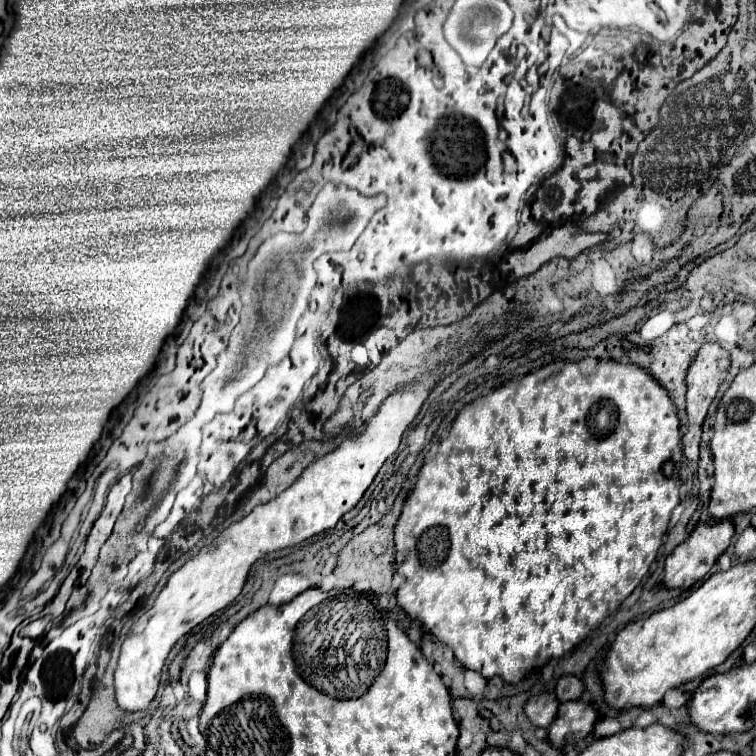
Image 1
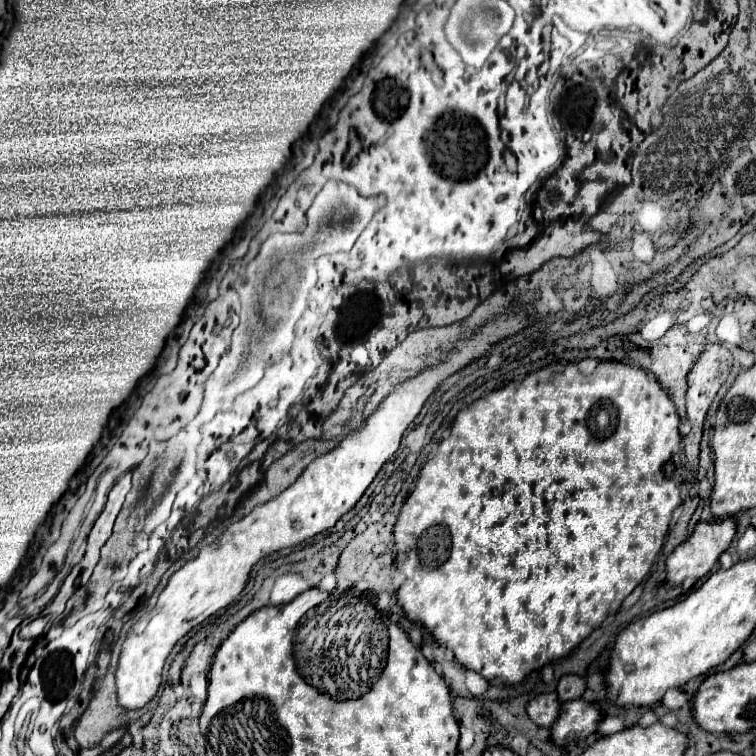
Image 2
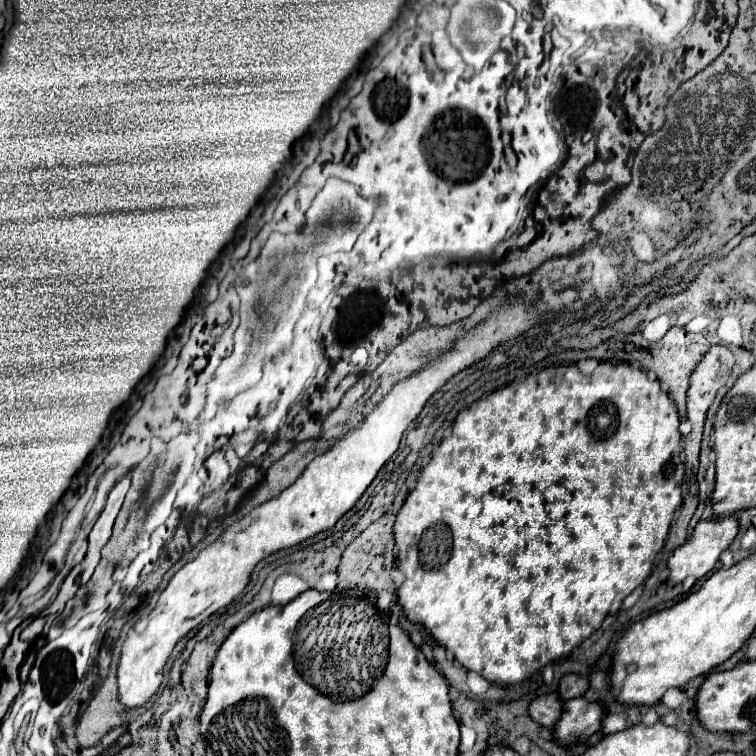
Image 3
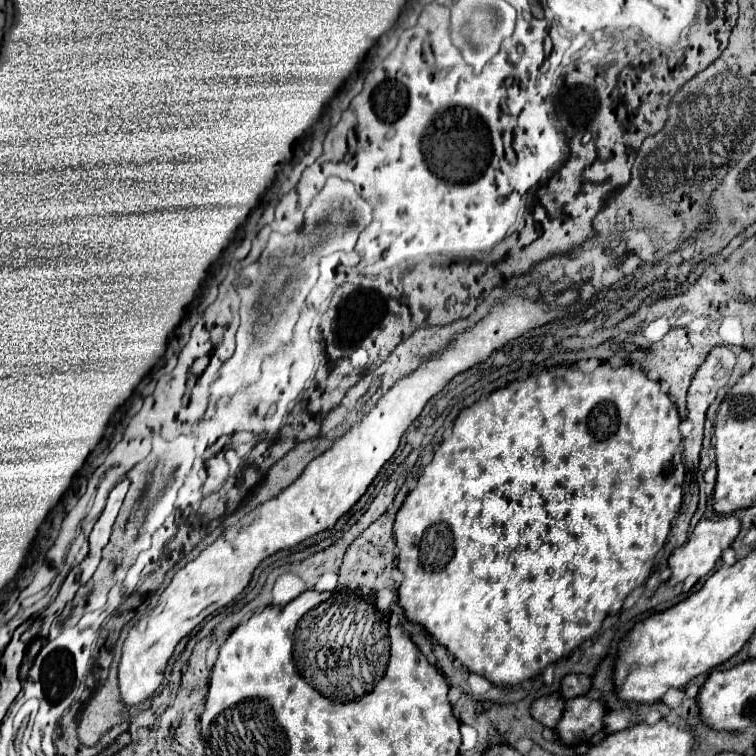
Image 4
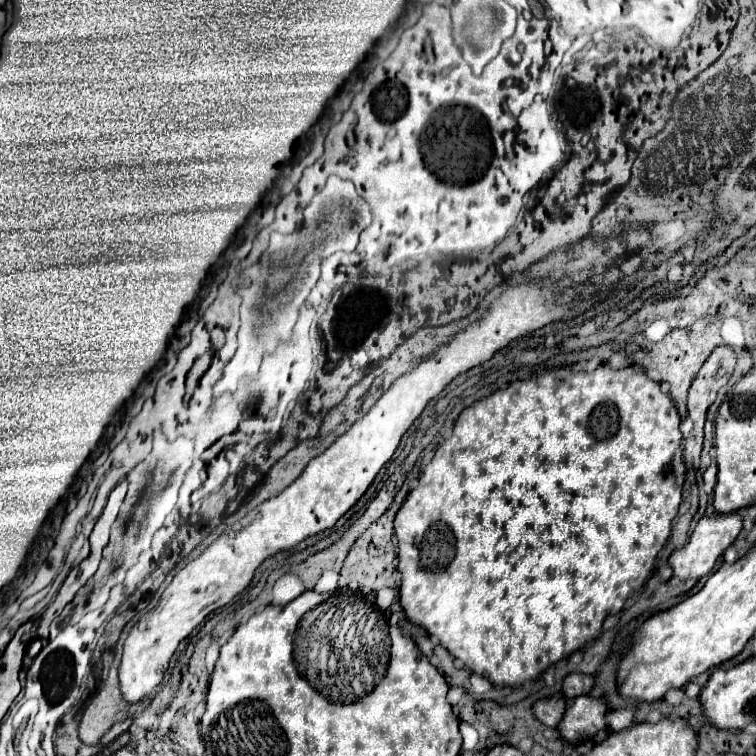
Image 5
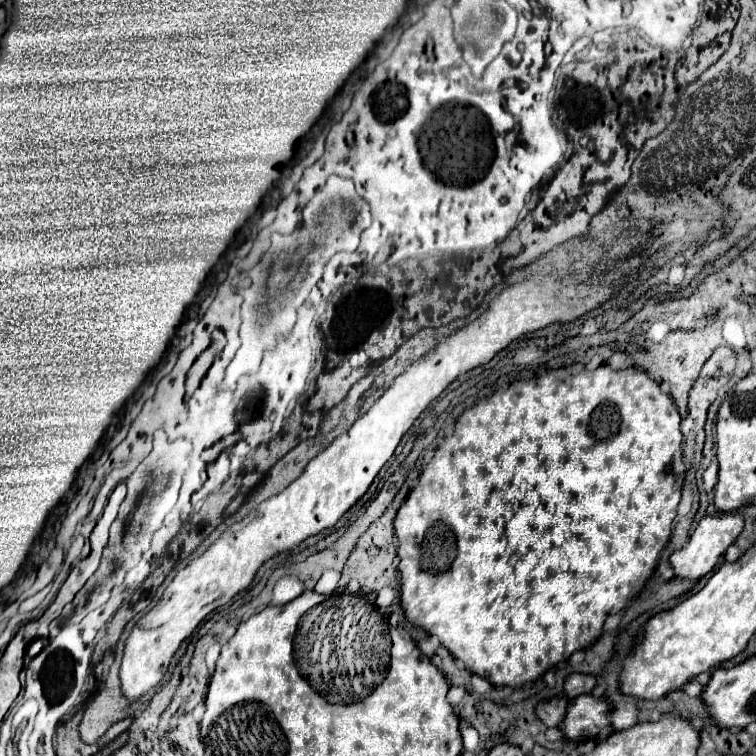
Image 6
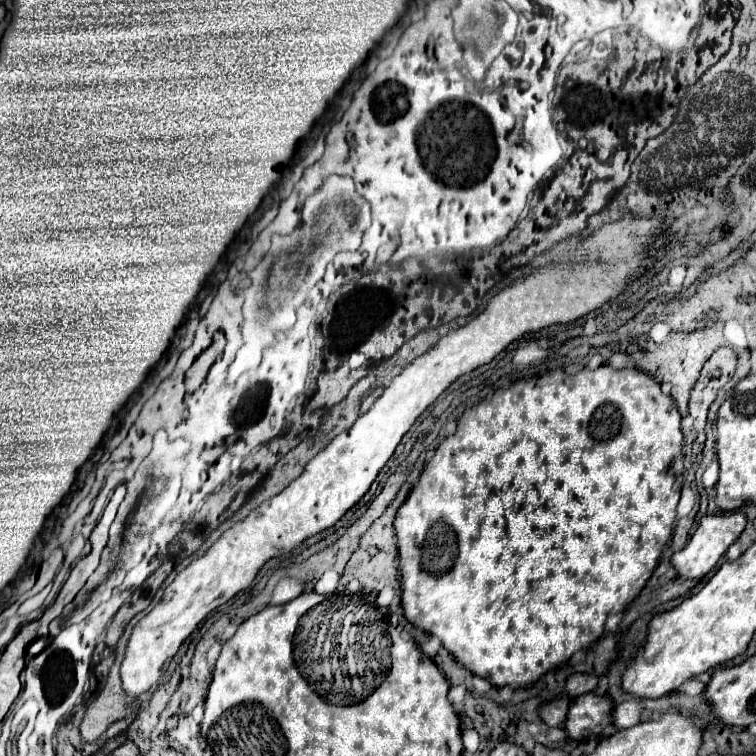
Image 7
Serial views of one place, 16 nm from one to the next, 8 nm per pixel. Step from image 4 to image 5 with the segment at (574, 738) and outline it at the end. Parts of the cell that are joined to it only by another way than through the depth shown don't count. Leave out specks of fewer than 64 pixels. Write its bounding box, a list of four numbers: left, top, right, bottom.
[558,696,608,742]

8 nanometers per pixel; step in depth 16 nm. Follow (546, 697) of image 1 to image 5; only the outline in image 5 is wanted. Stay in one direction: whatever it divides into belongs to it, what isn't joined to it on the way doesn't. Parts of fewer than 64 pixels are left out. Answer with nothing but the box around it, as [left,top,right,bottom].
[534,696,566,728]

